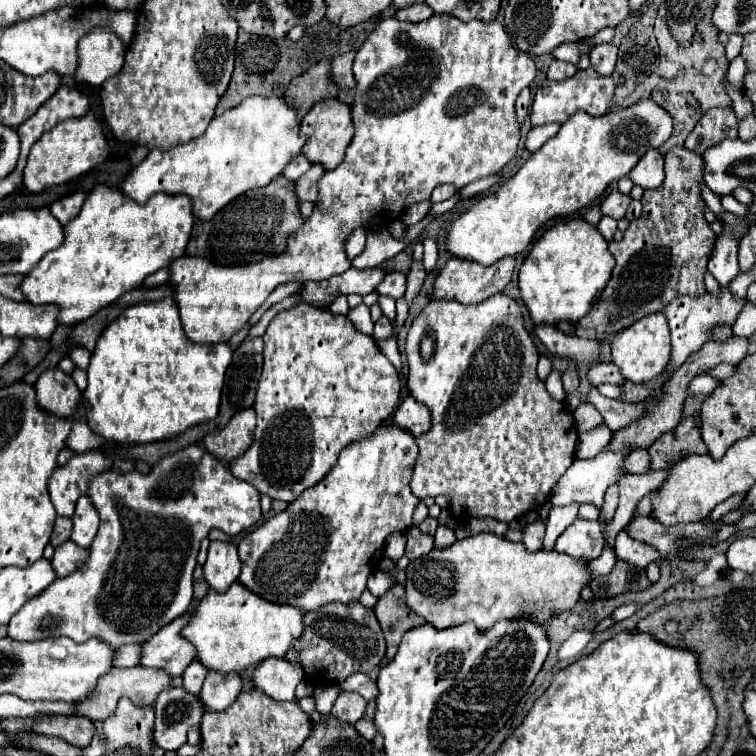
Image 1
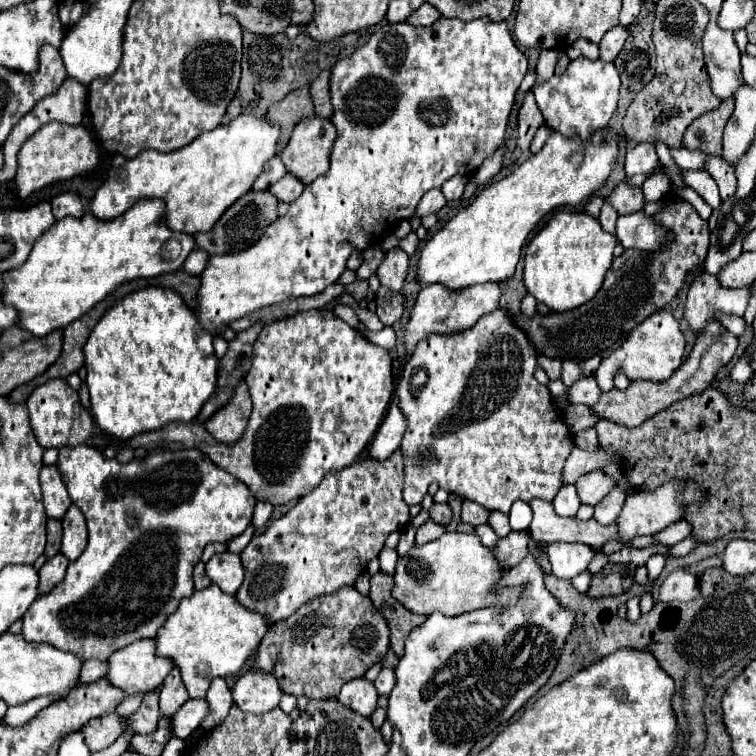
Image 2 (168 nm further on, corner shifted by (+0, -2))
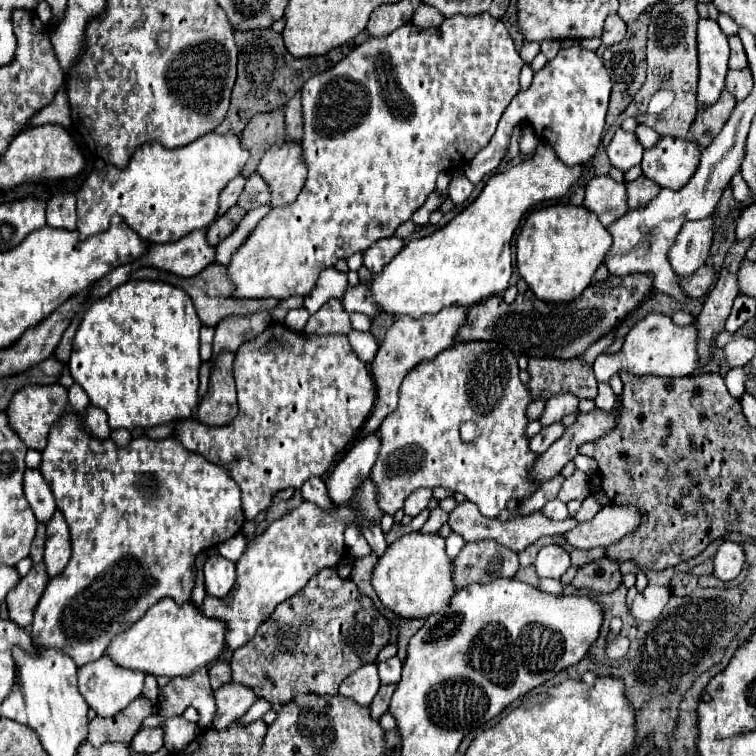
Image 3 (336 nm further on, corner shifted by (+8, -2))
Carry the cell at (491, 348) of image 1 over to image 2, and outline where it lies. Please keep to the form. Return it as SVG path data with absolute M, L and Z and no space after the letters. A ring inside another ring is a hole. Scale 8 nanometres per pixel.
M497 308L483 316L483 320L477 320L467 332L455 332L455 336L431 334L415 346L411 360L407 360L395 394L409 422L401 442L405 452L403 500L409 506L421 504L431 482L437 482L449 494L459 494L465 500L473 500L487 510L501 510L503 514L509 514L517 500L553 500L561 488L563 464L573 450L573 436L563 420L563 412L553 408L553 396L547 386L535 380L537 352L527 340L527 332L519 330L511 316L509 308ZM417 368L427 372L423 386L411 384Z

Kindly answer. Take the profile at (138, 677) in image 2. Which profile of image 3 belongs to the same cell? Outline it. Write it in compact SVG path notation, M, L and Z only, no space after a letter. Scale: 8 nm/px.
M103 656L101 660L95 660L87 666L77 668L77 680L79 680L79 692L87 700L89 708L93 708L95 714L101 718L111 718L117 712L121 712L123 708L127 708L141 694L145 674L119 668L107 656Z

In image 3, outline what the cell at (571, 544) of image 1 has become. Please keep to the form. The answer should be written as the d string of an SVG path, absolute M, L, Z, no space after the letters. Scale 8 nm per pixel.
M555 544L543 546L535 560L535 570L537 570L539 578L555 578L557 580L567 572L569 566L571 566L569 554Z

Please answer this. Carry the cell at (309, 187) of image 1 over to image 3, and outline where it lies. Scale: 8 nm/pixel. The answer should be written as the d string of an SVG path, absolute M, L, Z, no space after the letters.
M253 172L245 182L245 188L237 200L237 206L245 208L245 210L253 210L263 204L269 204L269 198L271 198L271 192L269 192L267 184L263 182L263 178L259 174Z

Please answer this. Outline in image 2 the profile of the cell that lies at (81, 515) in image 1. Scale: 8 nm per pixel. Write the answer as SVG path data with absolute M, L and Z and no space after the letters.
M73 504L63 518L63 546L61 552L69 560L77 560L87 546L87 524L83 512Z

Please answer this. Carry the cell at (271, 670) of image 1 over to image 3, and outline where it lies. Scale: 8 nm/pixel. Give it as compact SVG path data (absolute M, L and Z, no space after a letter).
M225 684L215 692L215 718L209 728L227 728L231 722L241 718L257 702L255 692L243 684Z

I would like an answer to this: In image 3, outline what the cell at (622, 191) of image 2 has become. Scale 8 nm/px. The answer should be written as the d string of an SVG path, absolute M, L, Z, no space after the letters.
M639 176L637 180L627 184L627 194L629 194L629 208L645 208L657 194L661 186L655 184L653 180L647 180L647 176Z

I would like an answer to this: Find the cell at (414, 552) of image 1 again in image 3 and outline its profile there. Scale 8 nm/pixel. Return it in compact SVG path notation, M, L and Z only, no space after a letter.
M437 506L435 510L431 510L429 520L427 520L425 526L421 528L421 532L433 532L433 534L435 534L435 532L437 532L445 522L447 522L447 516L449 516L449 514L447 514L443 508Z

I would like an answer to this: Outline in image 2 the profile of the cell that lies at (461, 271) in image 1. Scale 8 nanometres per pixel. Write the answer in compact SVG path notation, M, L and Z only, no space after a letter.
M427 284L427 288L423 288L417 296L417 302L411 312L411 320L407 324L407 332L403 338L407 346L407 358L411 356L415 344L427 334L431 332L451 334L475 324L483 314L499 306L499 296L501 296L501 284L475 284L473 288L463 288L463 292L447 292L443 284Z

